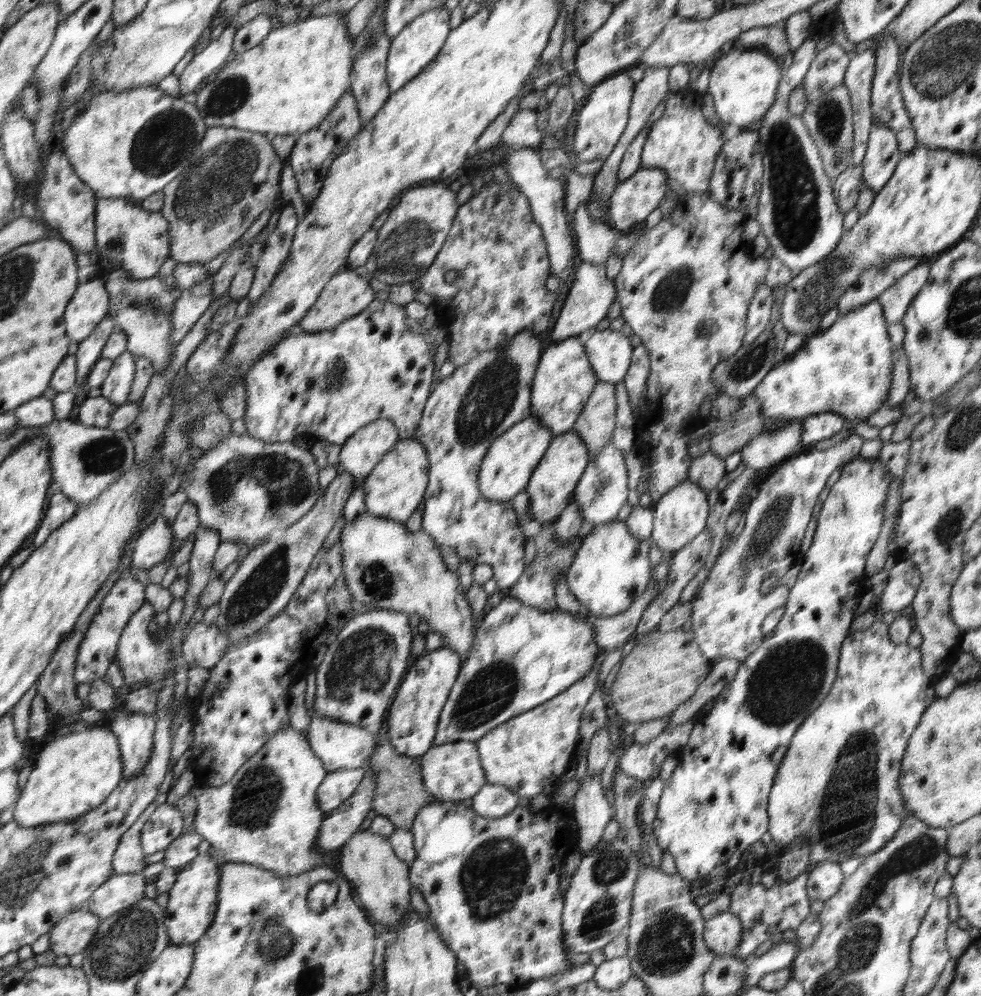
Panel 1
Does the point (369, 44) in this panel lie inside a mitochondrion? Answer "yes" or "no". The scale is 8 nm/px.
yes

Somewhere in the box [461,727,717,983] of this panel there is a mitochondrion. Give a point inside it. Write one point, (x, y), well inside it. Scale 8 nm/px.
(666, 947)

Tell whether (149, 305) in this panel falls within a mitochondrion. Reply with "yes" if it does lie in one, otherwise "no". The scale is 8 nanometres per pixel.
yes

